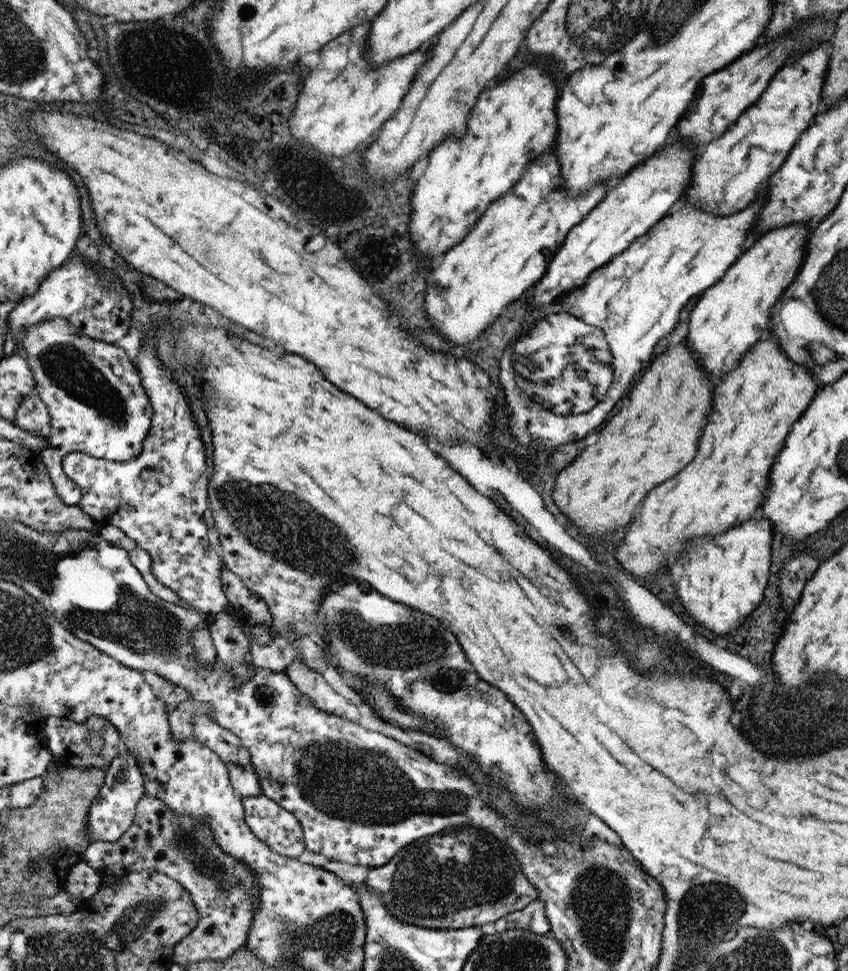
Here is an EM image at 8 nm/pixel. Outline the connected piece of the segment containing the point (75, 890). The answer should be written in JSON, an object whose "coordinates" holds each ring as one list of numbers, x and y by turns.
{"coordinates":[[82,861,69,869,64,890,74,898,78,898,80,905,82,905,82,902,99,892,102,882,103,876,94,868,88,866,85,861]]}

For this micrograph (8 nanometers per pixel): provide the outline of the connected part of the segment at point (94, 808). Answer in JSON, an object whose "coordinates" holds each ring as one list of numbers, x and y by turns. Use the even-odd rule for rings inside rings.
{"coordinates":[[126,750,124,755,118,755,105,769,105,784,101,792,98,792,98,799,90,806,88,826,86,835,93,842,114,842,121,839,121,836,133,826,134,816,137,816,138,800,145,795,145,776,142,775,142,768,138,765,138,759]]}

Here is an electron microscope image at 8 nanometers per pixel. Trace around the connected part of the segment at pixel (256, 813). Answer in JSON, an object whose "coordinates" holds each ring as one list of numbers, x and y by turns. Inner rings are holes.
{"coordinates":[[266,795,244,796,242,804,245,807,245,820,249,824,250,831,258,836,269,849,278,855,286,856,292,859,298,859,306,850,304,832,302,824,293,812,283,809,277,801,270,799]]}

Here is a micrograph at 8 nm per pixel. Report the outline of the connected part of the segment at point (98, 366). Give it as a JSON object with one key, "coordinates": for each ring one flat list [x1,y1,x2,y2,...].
{"coordinates":[[66,317,36,323,23,336,24,354,37,381,36,396,48,406,50,415,50,445,40,452,42,462,49,469,62,502,77,506,84,493,66,476,62,460,77,452,114,462,137,457,151,431,153,406,148,402,139,371,128,360,124,348,80,333]]}

